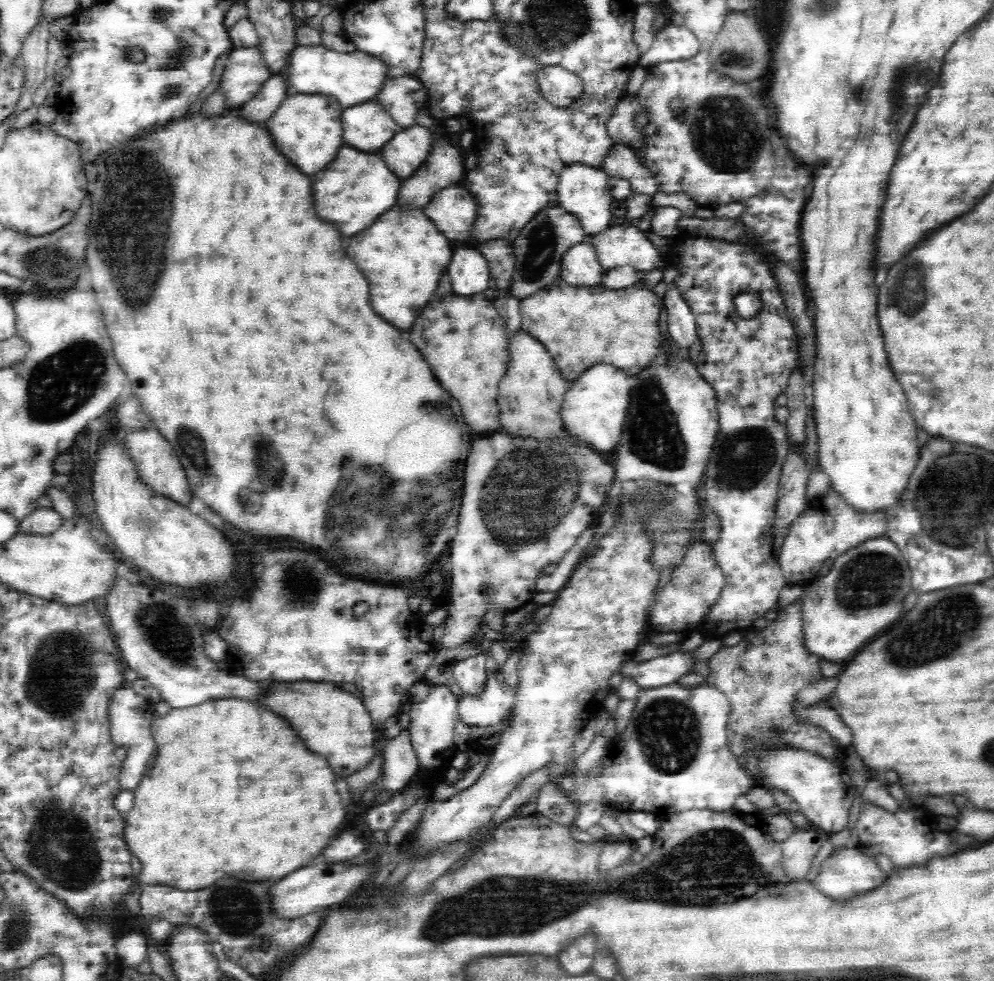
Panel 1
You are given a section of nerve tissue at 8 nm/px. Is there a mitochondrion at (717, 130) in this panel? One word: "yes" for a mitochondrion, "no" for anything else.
yes

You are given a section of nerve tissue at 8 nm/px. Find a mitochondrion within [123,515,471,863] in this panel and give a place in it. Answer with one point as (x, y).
(160, 627)

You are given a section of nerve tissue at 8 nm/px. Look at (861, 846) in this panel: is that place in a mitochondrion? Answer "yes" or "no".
no

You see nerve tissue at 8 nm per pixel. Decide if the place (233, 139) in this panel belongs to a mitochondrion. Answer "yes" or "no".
no

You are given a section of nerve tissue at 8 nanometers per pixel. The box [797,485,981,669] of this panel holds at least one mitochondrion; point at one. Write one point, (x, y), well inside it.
(860, 581)

